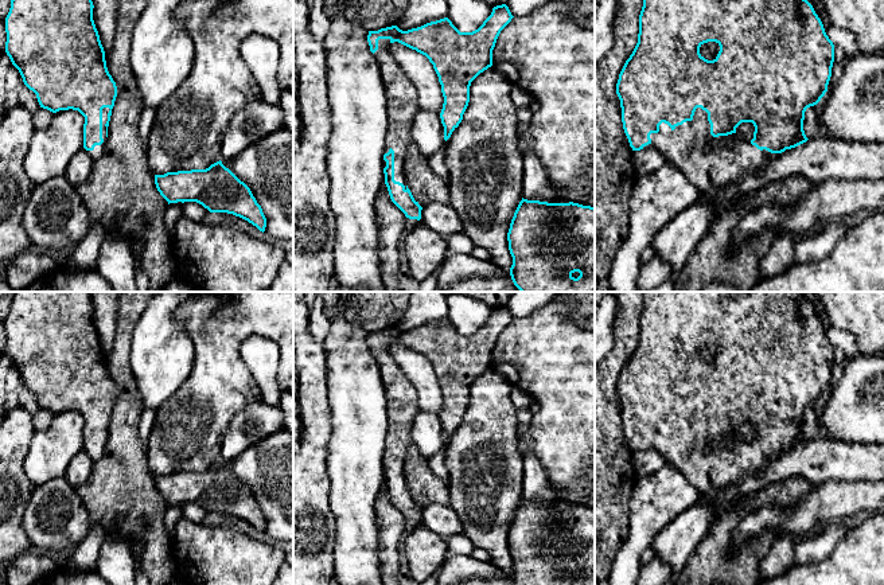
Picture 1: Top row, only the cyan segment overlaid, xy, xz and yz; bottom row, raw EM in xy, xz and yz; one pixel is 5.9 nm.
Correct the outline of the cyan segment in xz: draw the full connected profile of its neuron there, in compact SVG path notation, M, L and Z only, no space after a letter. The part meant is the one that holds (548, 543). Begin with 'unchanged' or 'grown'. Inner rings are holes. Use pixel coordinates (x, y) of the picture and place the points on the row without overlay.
unchanged; M522 499L507 542L514 585L595 585L595 508Z

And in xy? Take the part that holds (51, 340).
grown; M15 292L5 319L5 354L19 371L24 386L36 395L40 409L52 414L78 412L85 418L83 449L93 461L105 449L117 387L108 373L105 352L93 321L93 292Z

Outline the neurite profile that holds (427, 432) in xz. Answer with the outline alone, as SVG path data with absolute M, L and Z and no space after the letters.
M420 410L413 418L410 437L427 459L439 453L445 446L440 416Z

